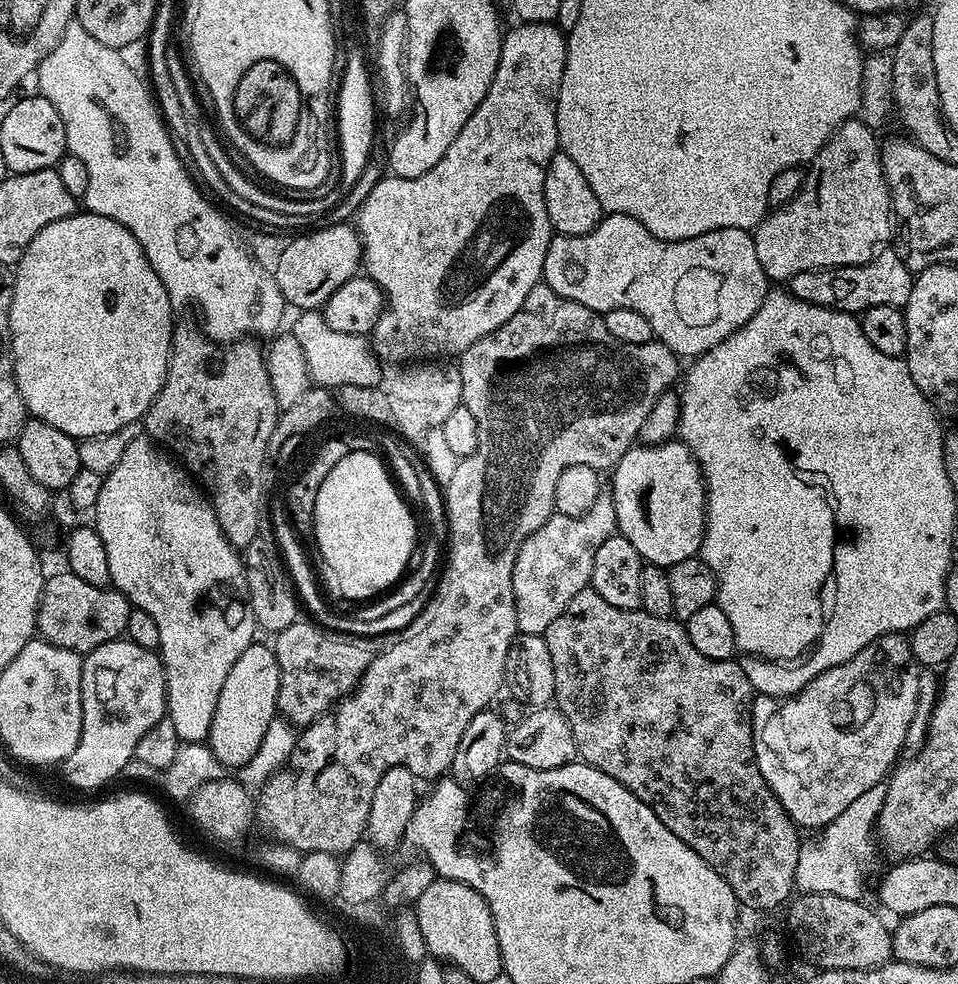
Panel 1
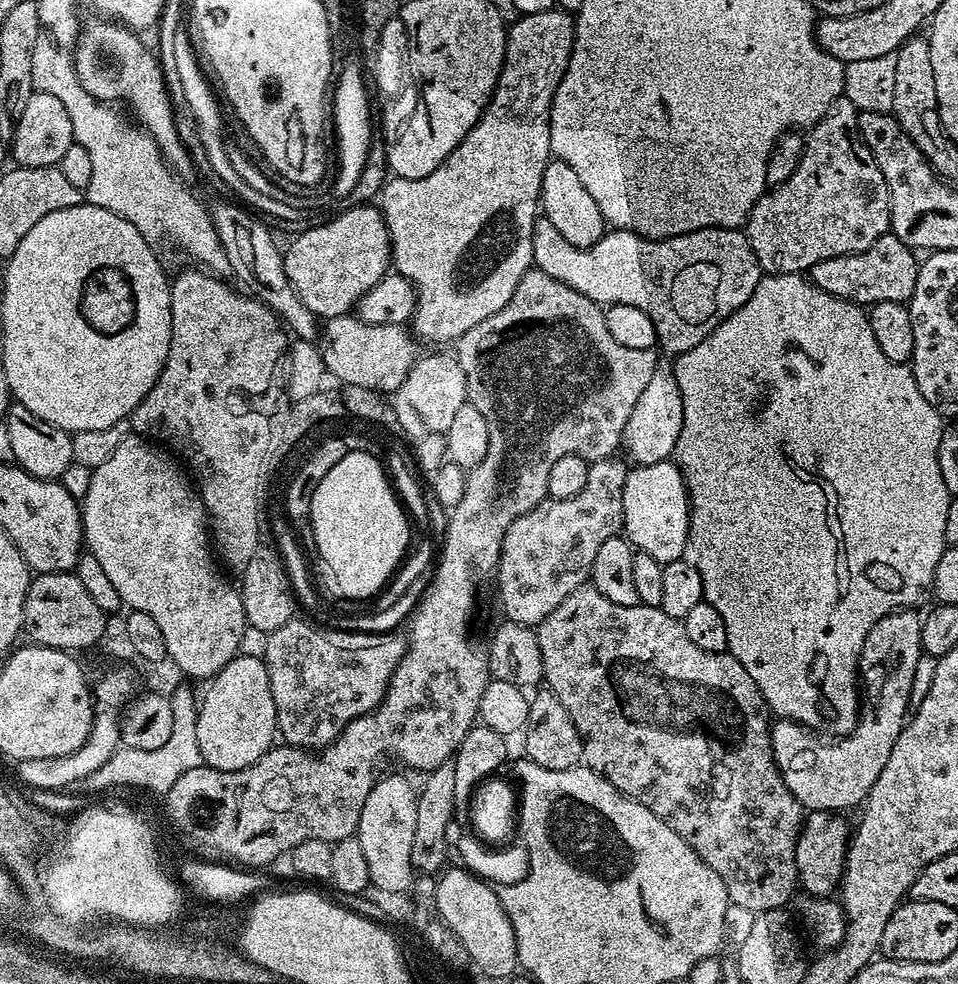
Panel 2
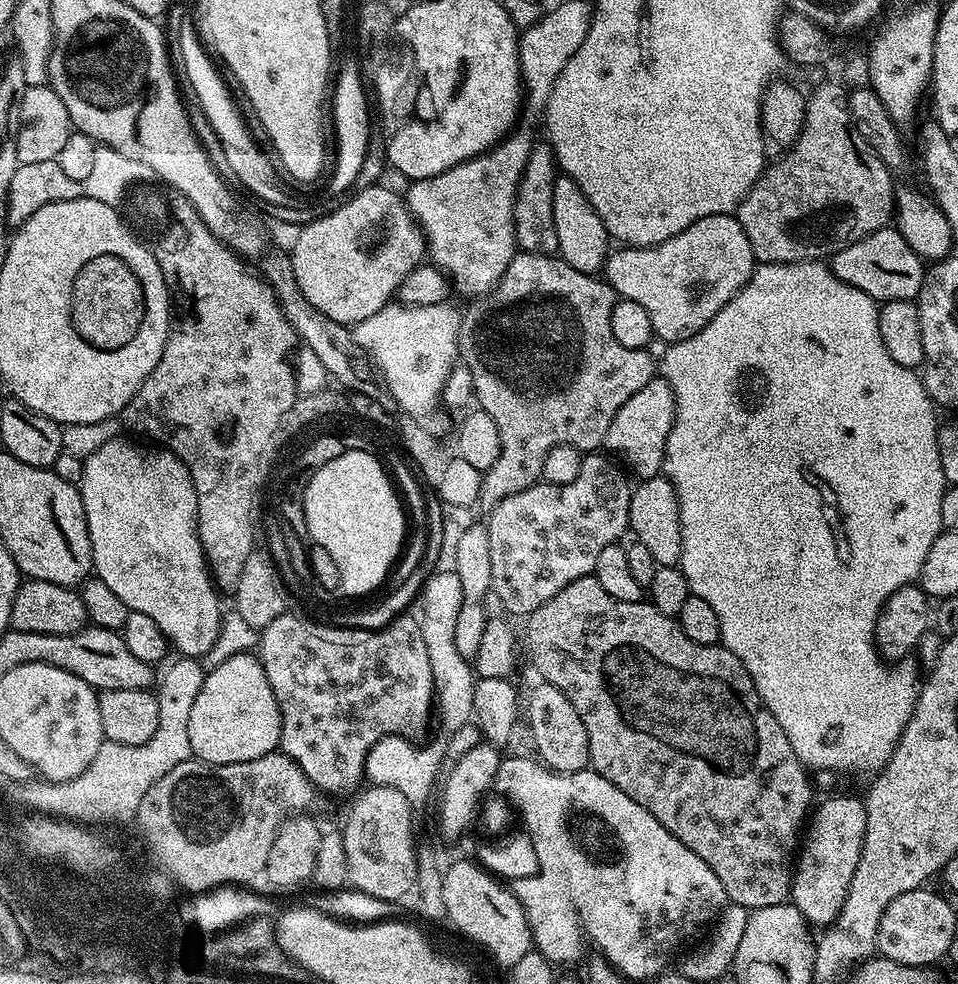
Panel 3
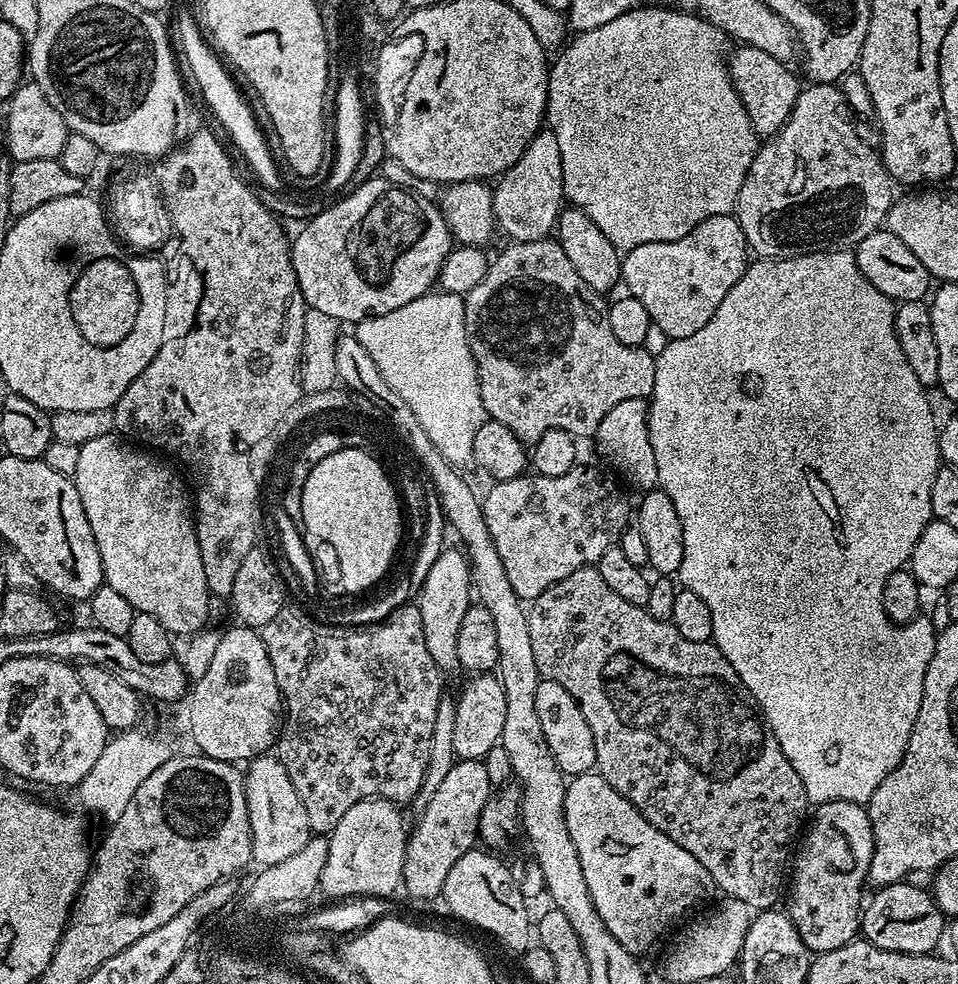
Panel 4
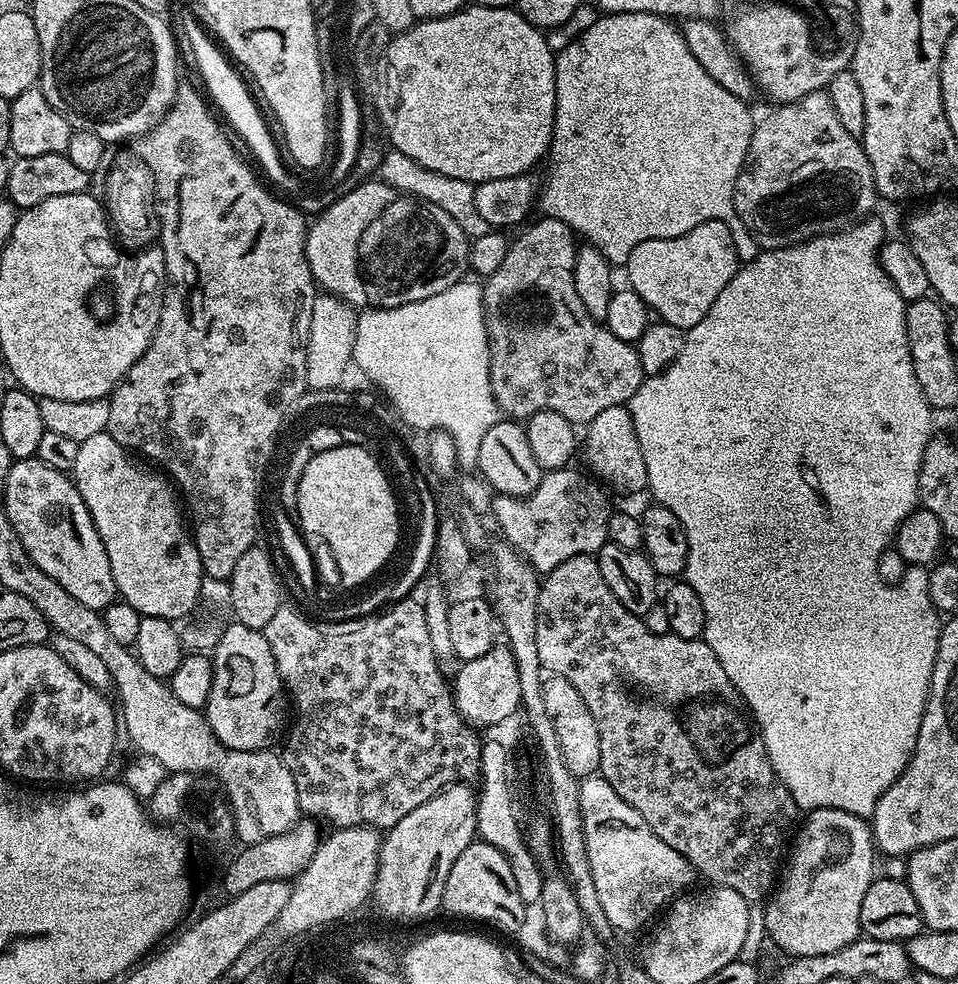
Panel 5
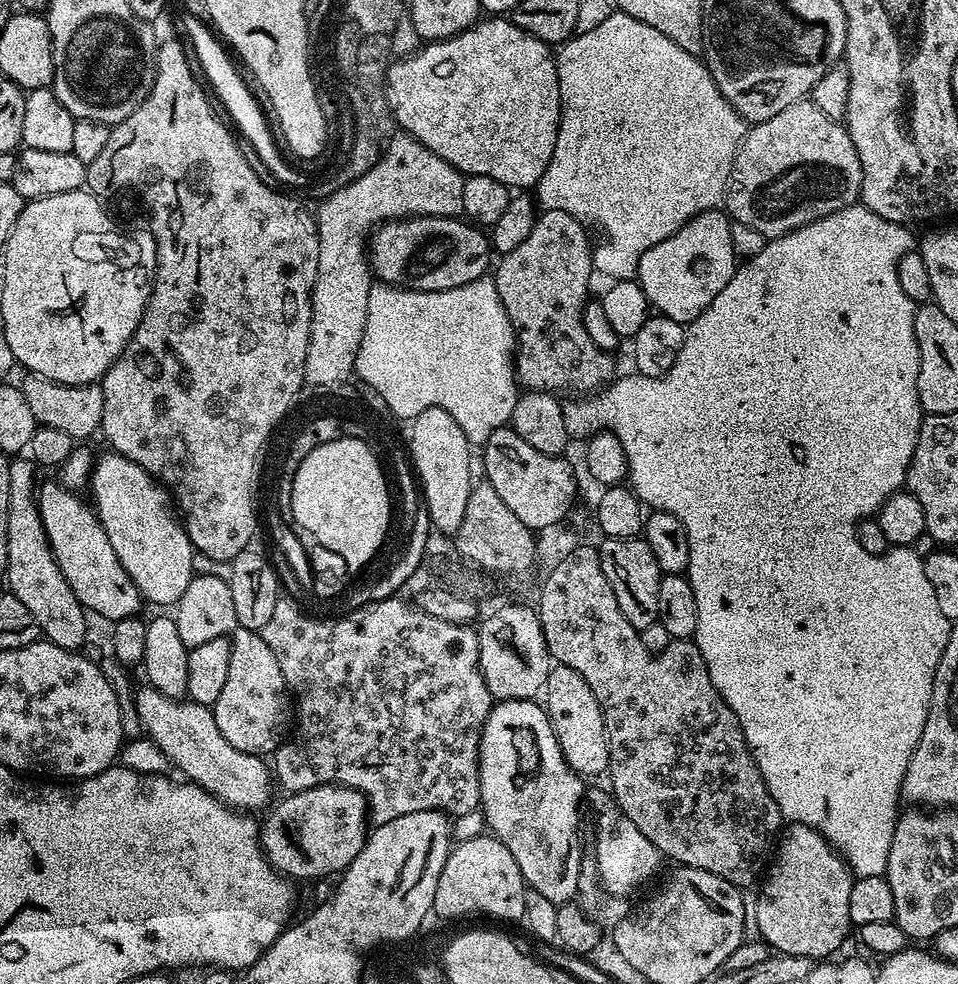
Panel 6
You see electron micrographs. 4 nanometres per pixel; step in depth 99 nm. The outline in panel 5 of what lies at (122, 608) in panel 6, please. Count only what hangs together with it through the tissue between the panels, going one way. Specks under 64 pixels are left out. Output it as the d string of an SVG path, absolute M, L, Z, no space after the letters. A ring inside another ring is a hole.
M35 458L13 460L2 500L6 518L10 518L18 538L22 538L22 546L26 546L26 554L30 554L34 566L38 566L42 574L54 578L54 582L58 582L58 586L62 586L66 594L78 598L78 602L82 602L82 606L90 606L90 610L103 613L105 608L111 606L118 593L110 570L110 558L106 558L106 546L102 546L102 538L94 526L94 518L86 502L82 502L82 494L78 494L76 481L69 473L54 470L54 466L46 466L46 462Z

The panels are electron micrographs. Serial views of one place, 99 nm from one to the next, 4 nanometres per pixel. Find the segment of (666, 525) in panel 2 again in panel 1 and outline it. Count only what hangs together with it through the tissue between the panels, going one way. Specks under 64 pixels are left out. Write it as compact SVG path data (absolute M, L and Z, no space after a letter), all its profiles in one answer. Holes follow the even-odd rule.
M679 439L667 443L641 443L625 454L615 468L611 469L610 491L614 498L616 526L619 535L624 536L634 550L638 550L645 564L662 569L673 568L678 562L693 559L699 553L704 541L704 527L708 513L708 489L704 486L704 475L692 451Z

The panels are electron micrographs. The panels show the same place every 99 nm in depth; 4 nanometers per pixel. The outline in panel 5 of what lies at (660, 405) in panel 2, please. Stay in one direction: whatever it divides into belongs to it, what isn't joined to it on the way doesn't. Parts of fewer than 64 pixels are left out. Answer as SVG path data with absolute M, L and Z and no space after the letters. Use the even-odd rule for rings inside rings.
M625 405L612 406L602 410L597 418L591 420L582 438L582 456L586 458L589 473L604 483L609 489L616 489L624 494L644 492L647 489L646 462L642 457L642 448L634 432L632 415Z

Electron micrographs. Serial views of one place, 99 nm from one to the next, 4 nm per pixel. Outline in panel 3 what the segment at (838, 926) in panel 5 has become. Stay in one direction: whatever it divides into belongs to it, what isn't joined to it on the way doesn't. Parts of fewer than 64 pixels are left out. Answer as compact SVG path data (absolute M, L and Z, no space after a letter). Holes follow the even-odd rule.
M836 796L815 807L798 852L789 892L792 904L809 925L824 928L834 924L840 915L861 857L865 828L865 806L859 797Z

